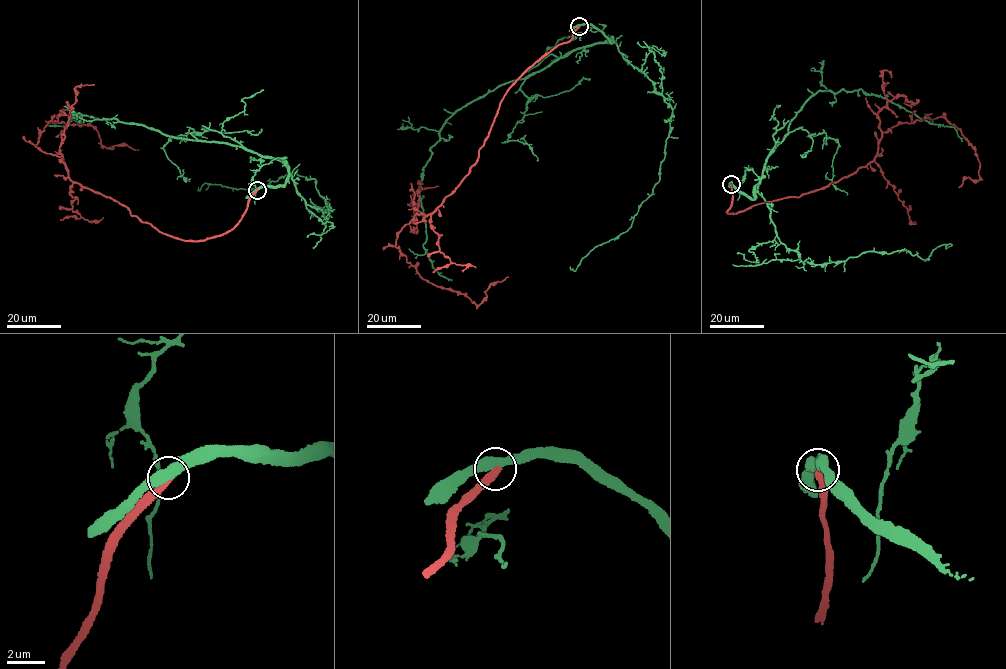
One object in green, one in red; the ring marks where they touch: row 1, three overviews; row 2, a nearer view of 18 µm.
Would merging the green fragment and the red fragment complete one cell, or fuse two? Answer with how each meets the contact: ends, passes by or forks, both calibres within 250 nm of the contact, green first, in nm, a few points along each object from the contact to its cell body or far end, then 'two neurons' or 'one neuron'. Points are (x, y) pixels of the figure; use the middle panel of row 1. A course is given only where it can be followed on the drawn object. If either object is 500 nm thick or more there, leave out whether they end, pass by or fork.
550/400 nm | green via (579, 26), (611, 38), (459, 109), (430, 148), (419, 189), (423, 247), (452, 280) | red via (579, 26), (506, 92), (469, 173), (396, 240), (420, 276), (478, 305), (508, 277) | two neurons

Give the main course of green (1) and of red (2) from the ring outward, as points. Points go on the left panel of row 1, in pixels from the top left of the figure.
1: (257, 190), (284, 185), (288, 169), (241, 147), (113, 118), (81, 114), (64, 125), (85, 123)
2: (257, 190), (232, 229), (185, 240), (73, 182), (61, 157), (35, 145), (51, 120), (138, 150)

